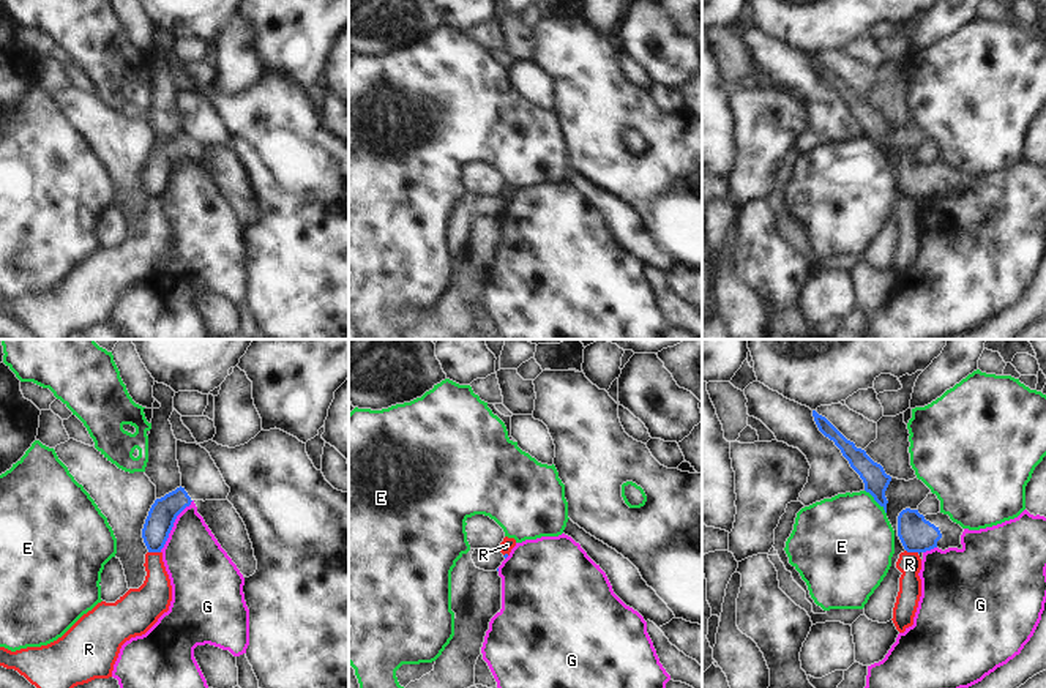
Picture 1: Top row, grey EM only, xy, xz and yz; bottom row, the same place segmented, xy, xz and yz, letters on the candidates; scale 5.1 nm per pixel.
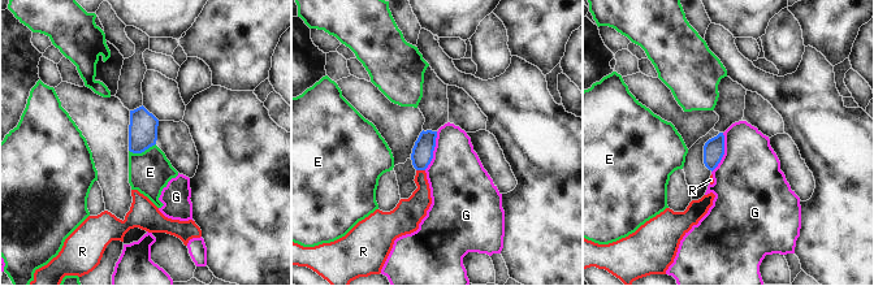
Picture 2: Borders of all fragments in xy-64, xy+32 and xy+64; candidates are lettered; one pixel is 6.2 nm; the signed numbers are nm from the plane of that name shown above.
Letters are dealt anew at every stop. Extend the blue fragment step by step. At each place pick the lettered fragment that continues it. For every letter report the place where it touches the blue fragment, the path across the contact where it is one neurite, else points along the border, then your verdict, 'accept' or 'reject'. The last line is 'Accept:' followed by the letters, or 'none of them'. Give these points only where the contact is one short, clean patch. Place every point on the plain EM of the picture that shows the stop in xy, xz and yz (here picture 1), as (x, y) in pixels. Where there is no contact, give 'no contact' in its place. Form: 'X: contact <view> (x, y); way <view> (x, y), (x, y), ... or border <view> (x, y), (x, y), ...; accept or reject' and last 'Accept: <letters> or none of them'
E: contact yz (876, 147); reject
G: contact xy (172, 172); border xy (193, 147), (177, 163), (160, 198); reject
R: contact yz (912, 198); reject
Accept: none of them

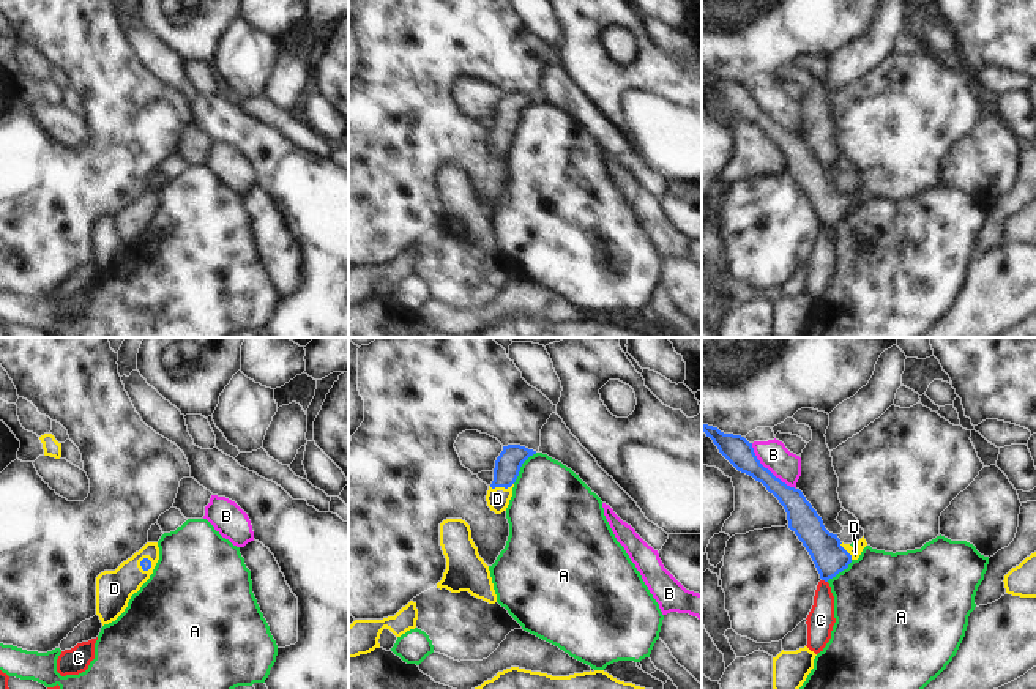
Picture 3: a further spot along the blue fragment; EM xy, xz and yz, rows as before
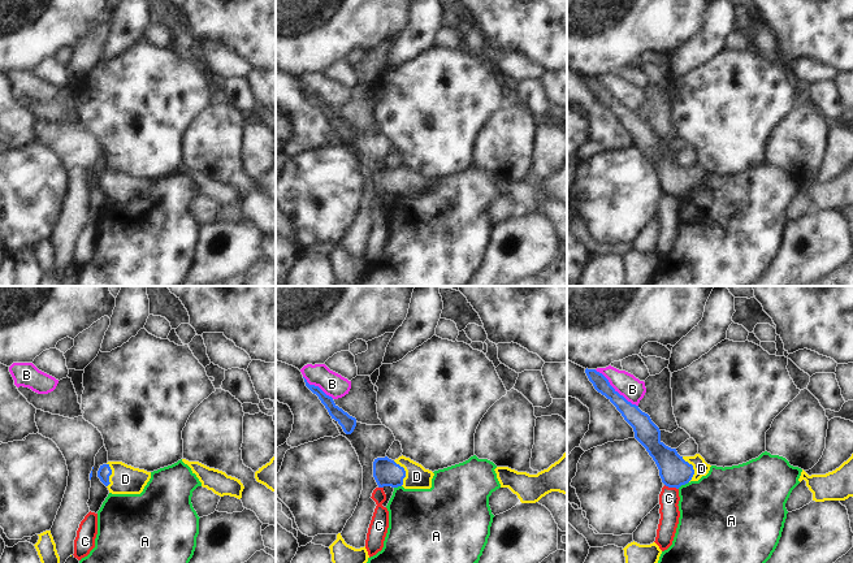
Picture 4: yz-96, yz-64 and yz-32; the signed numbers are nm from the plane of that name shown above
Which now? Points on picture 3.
A: contact xz (521, 112); border xz (536, 100), (522, 111), (513, 130); reject
B: contact yz (767, 115); reject
C: contact yz (825, 227); reject
D: contact xz (500, 133); way xz (508, 111), (500, 133), (497, 145); accept
Accept: D

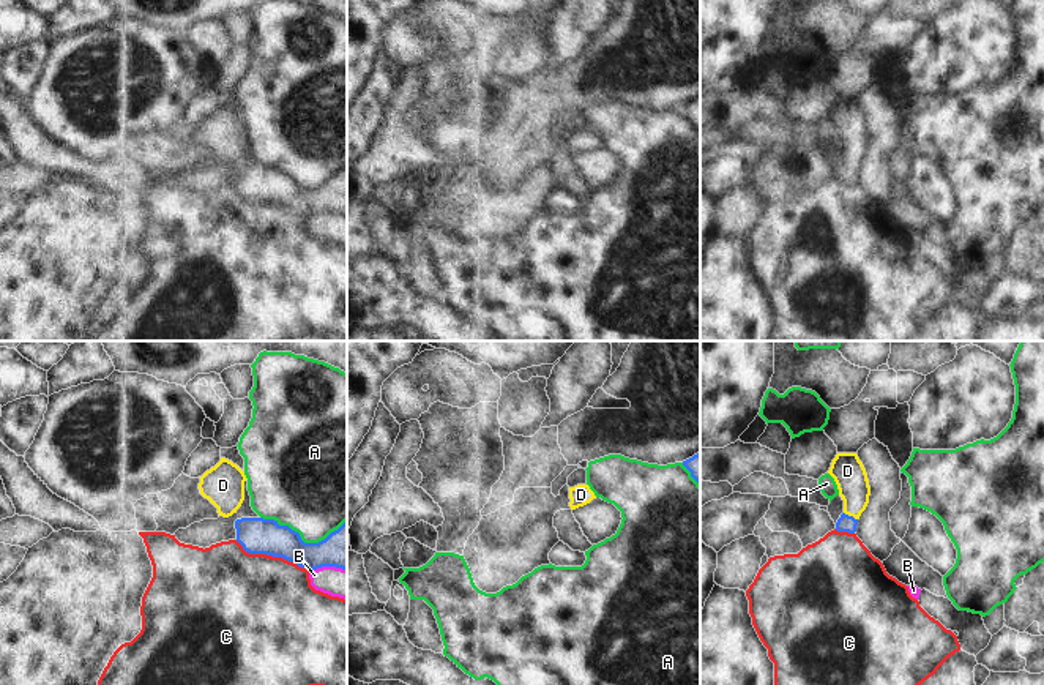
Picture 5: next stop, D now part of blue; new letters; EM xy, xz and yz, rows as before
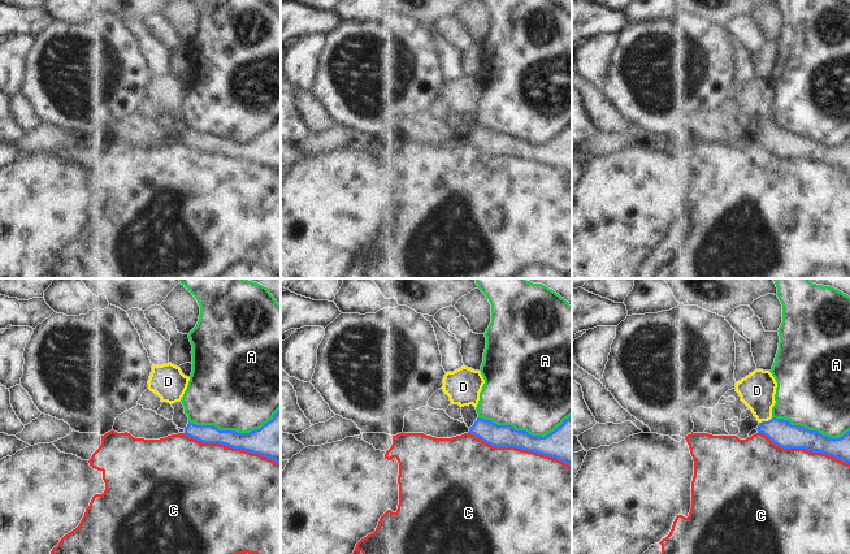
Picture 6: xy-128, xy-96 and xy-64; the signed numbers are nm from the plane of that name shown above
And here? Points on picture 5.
A: contact xy (302, 187); reject
B: contact xy (327, 212); reject
C: contact xy (272, 201); reject
D: contact yz (850, 163); accept
Accept: D

